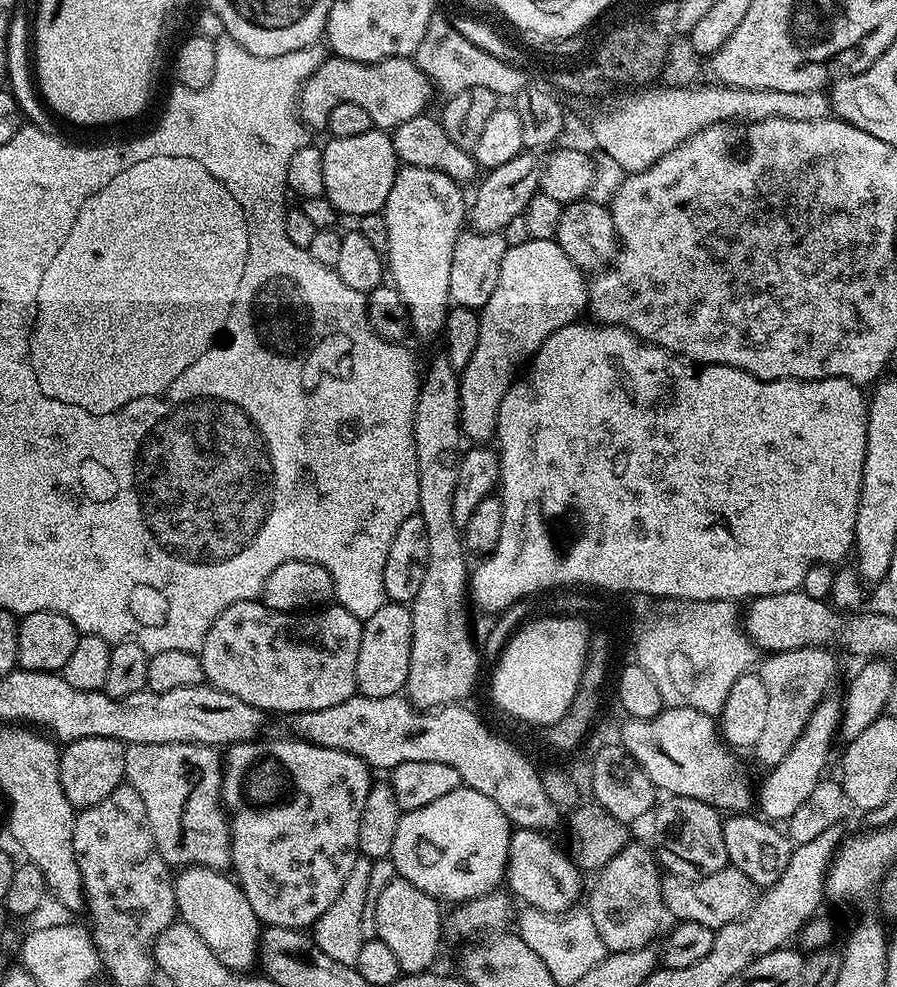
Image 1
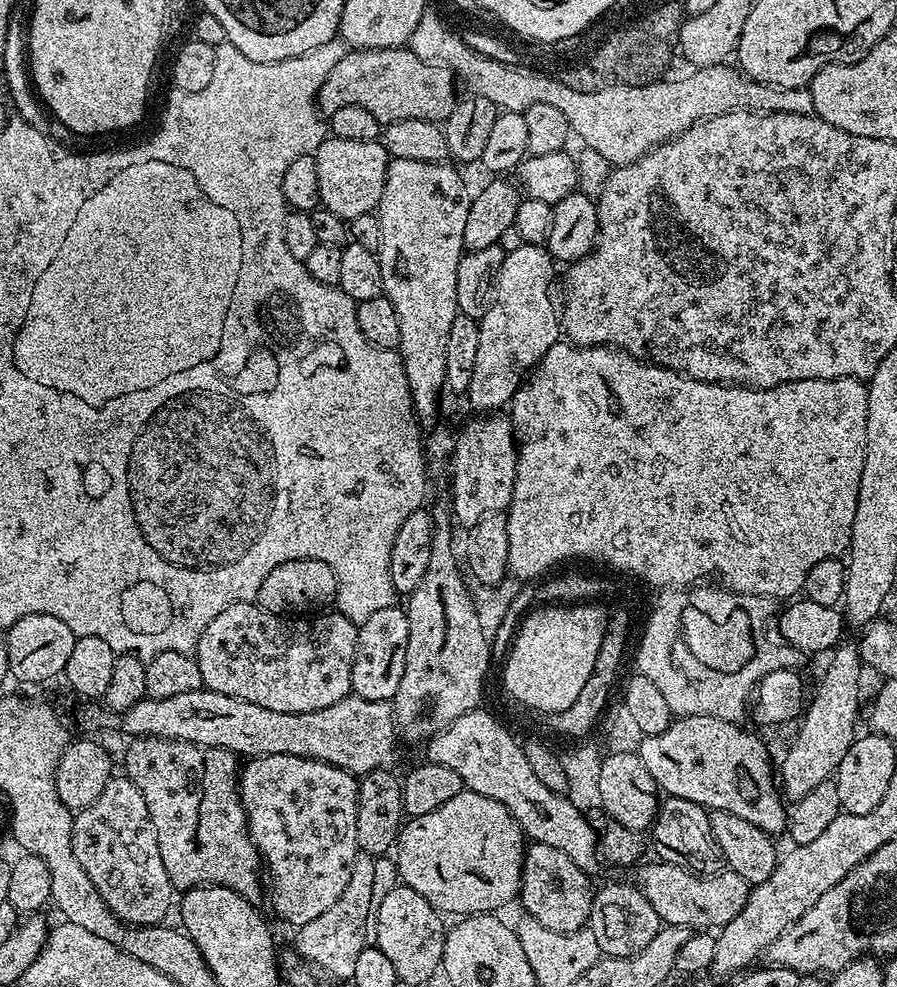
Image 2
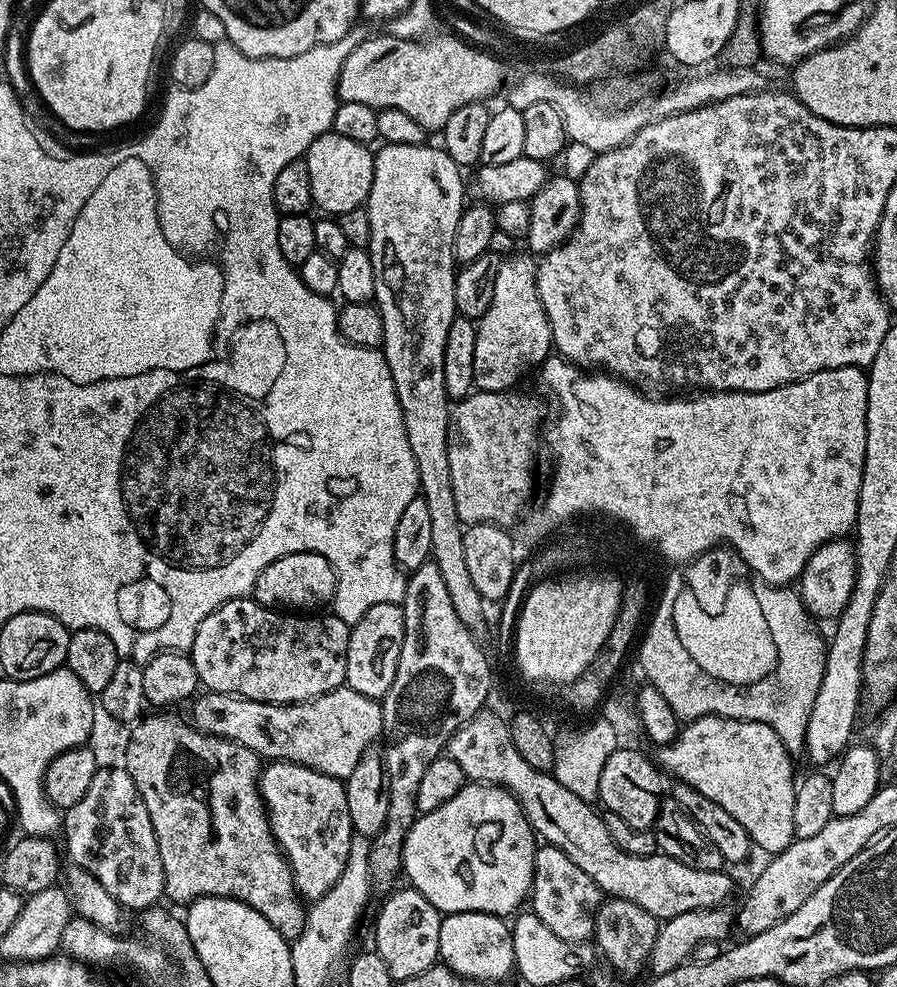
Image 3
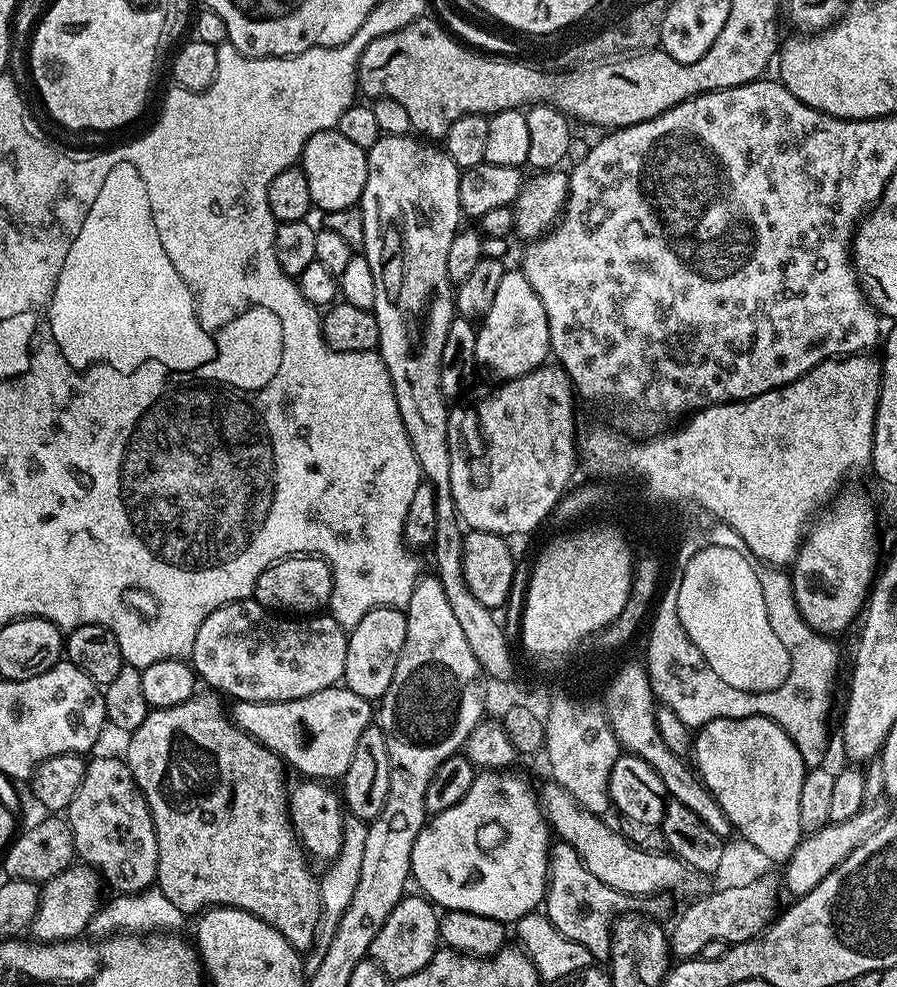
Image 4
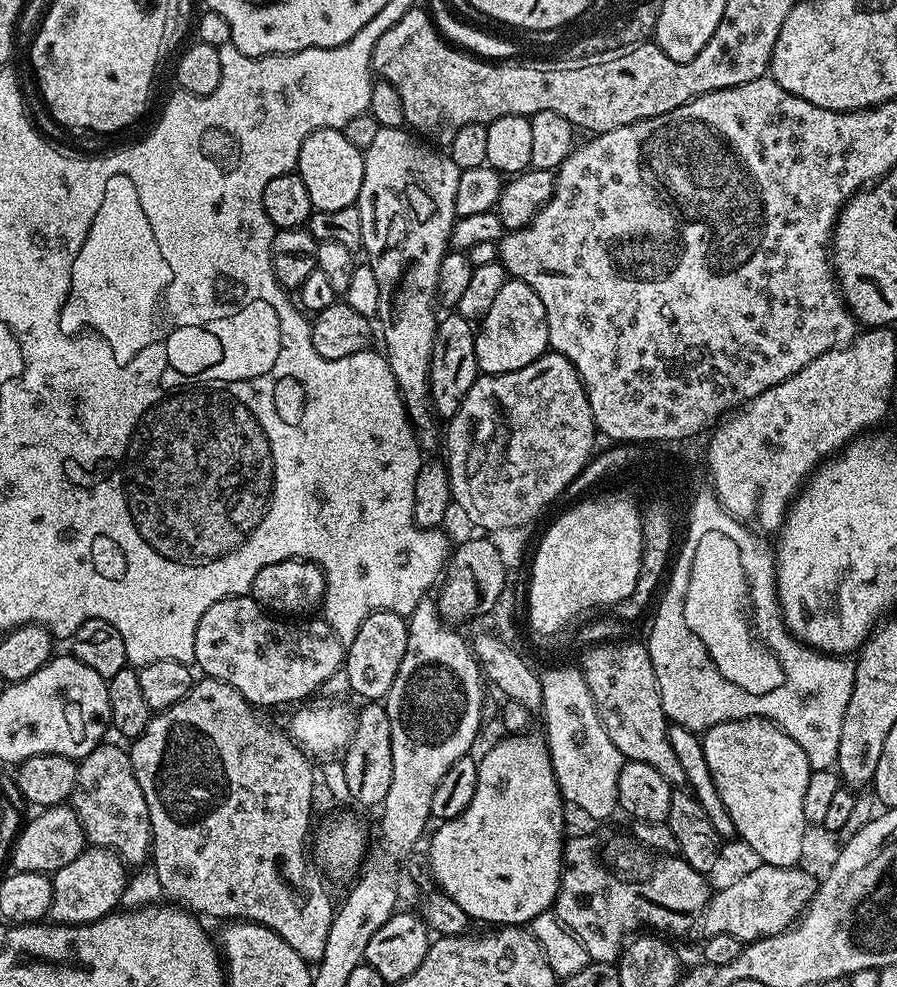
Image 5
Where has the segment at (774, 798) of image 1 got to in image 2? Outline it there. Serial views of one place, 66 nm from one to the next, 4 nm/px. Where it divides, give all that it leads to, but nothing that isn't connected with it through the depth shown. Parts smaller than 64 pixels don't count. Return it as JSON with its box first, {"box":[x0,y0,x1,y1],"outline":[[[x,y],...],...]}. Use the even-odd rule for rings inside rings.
{"box":[778,642,862,802],"outline":[[[841,642],[827,653],[826,659],[828,661],[824,664],[824,673],[821,674],[816,689],[813,692],[811,689],[810,699],[795,725],[797,726],[796,737],[793,738],[784,761],[781,764],[779,761],[778,764],[779,787],[783,795],[792,802],[802,798],[802,794],[806,794],[814,786],[818,786],[818,782],[829,779],[835,773],[842,758],[846,758],[846,750],[850,750],[850,746],[856,741],[858,735],[856,723],[860,720],[860,670],[862,670],[860,652],[855,643]]]}

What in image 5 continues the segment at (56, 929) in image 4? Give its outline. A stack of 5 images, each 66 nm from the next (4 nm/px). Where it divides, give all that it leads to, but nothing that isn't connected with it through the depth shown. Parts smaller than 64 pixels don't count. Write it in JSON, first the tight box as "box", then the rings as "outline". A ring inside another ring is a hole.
{"box":[48,847,130,924],"outline":[[[85,847],[74,862],[51,873],[52,901],[48,916],[57,924],[89,924],[117,911],[130,879],[129,873],[124,871],[126,865],[115,852],[107,848]]]}

